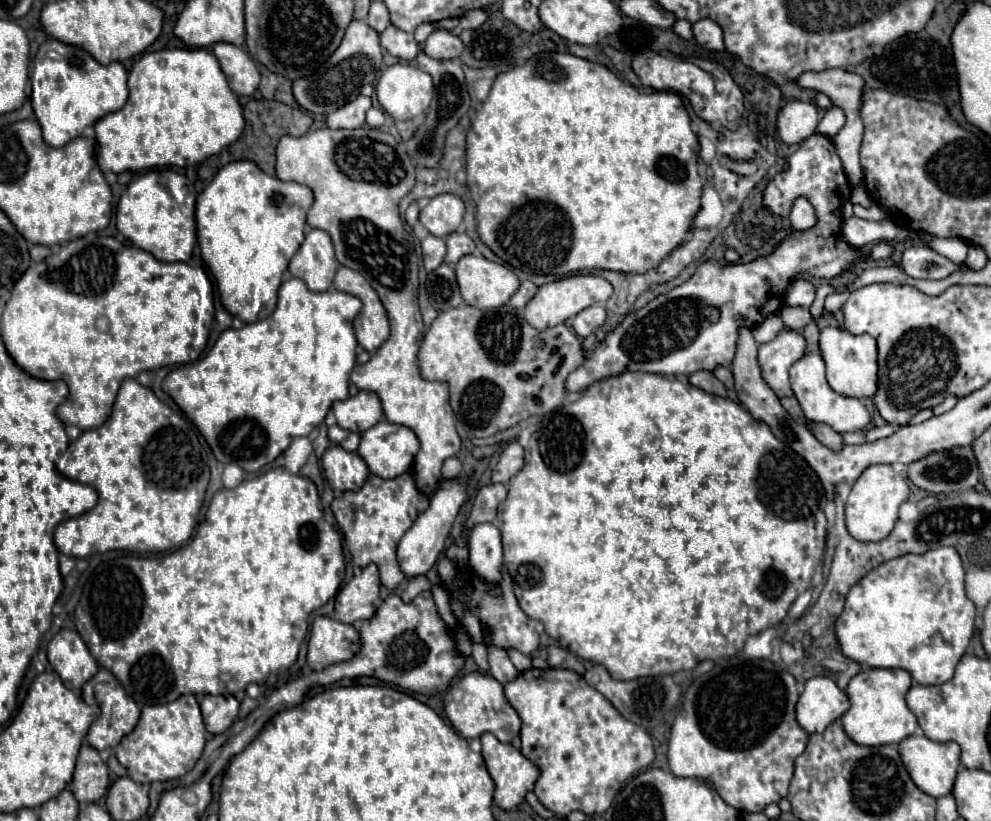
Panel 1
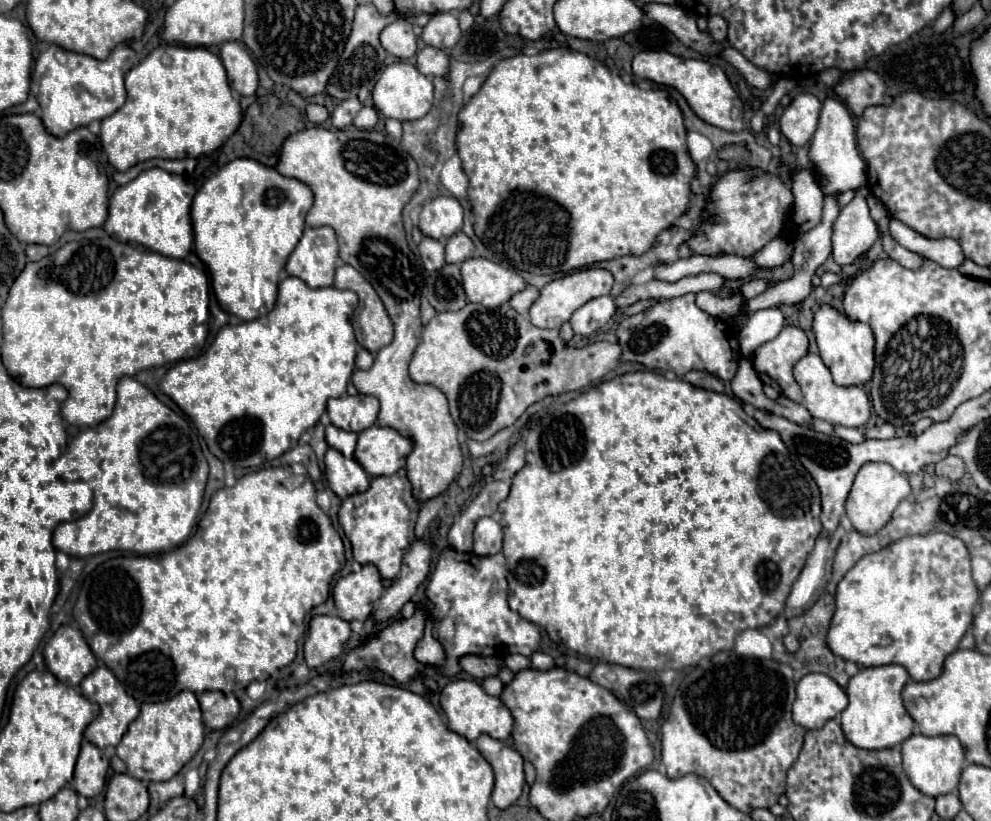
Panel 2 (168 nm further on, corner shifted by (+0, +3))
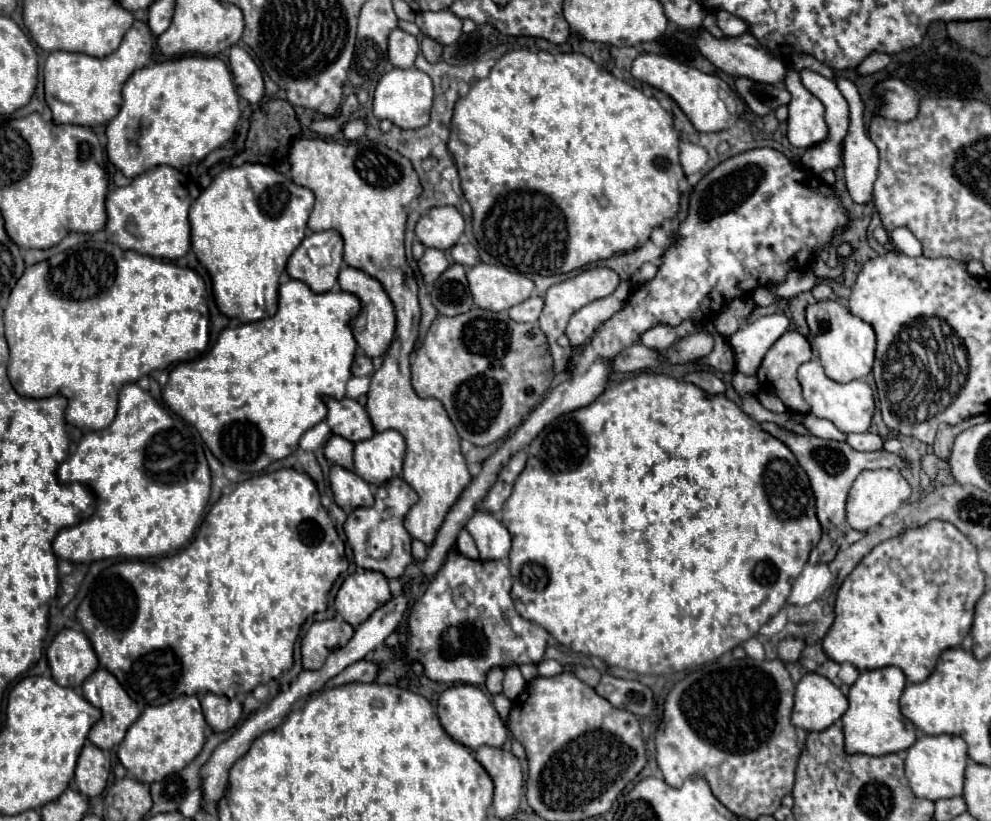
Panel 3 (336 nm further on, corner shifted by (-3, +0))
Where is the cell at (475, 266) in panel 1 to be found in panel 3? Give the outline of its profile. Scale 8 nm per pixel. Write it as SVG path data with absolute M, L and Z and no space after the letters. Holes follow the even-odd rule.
M477 263L467 269L467 281L477 307L503 311L531 297L535 283L505 267Z

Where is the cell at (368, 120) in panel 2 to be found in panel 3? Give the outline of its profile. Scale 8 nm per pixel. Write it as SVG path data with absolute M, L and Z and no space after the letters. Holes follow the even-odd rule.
M357 119L357 121L349 121L345 127L343 127L343 135L347 141L357 141L359 137L363 137L367 129L367 123L363 119Z

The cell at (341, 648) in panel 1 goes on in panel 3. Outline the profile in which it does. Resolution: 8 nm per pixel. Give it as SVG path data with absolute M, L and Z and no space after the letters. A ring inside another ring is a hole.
M341 617L313 623L301 641L303 669L319 669L327 655L343 647L353 637L353 633L355 629Z

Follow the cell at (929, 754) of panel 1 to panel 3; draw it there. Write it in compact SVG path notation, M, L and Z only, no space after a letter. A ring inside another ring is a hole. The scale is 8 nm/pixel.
M937 735L917 739L905 757L905 775L915 795L937 801L951 799L963 793L963 779L967 767L967 743L957 735Z

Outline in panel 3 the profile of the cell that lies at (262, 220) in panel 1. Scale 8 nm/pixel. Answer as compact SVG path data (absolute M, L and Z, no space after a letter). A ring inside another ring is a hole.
M261 163L226 167L189 209L191 249L208 271L217 307L241 323L261 321L277 311L277 289L287 259L299 247L313 209L313 193Z

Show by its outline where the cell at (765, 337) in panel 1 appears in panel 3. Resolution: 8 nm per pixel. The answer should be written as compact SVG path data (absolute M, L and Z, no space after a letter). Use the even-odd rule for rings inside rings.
M773 313L759 317L757 321L741 327L731 337L727 337L735 353L735 369L743 375L755 375L763 355L769 347L783 335L789 327L789 319L783 313Z

